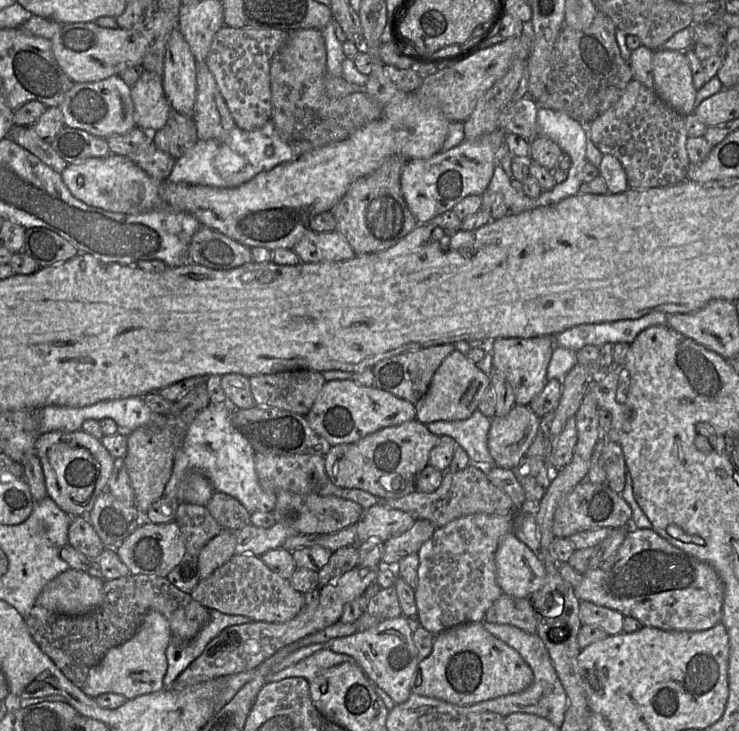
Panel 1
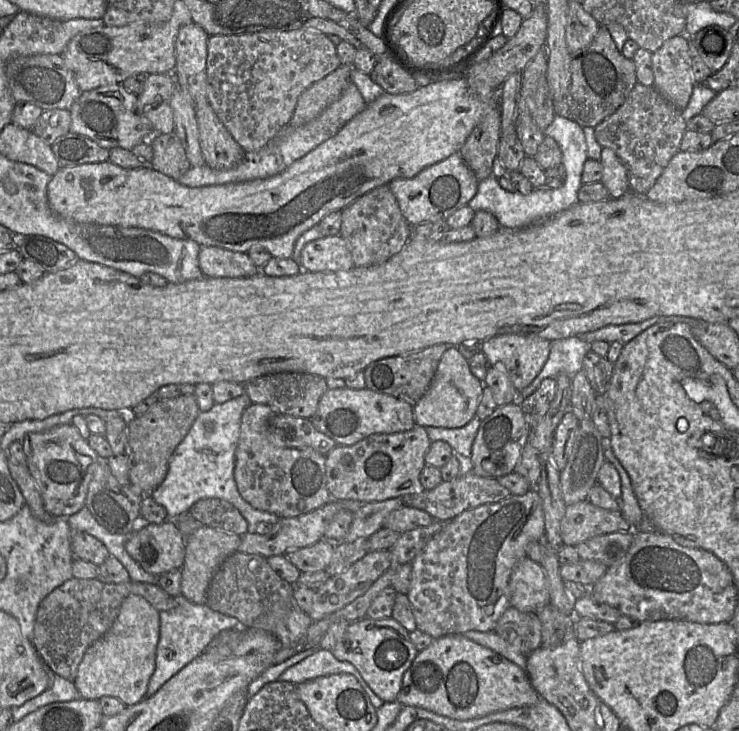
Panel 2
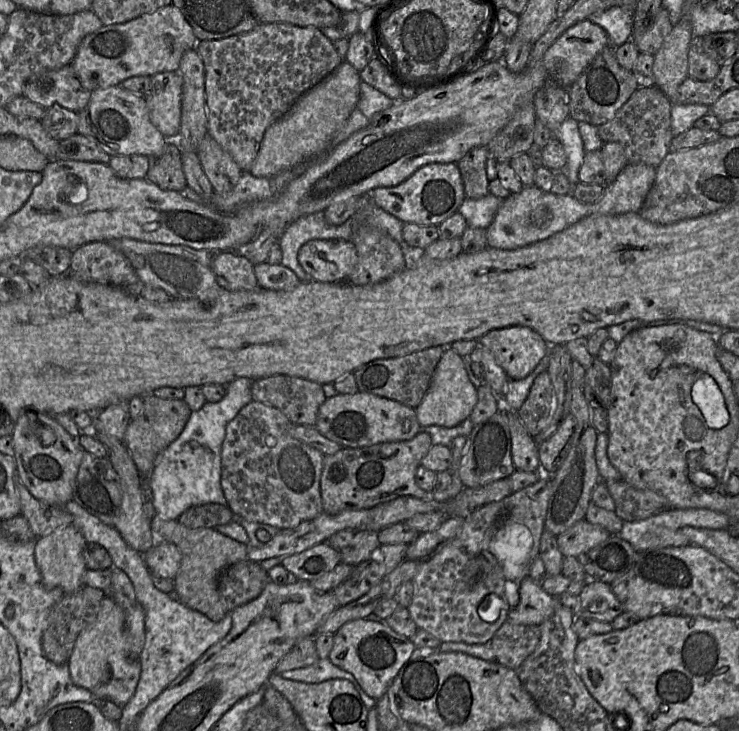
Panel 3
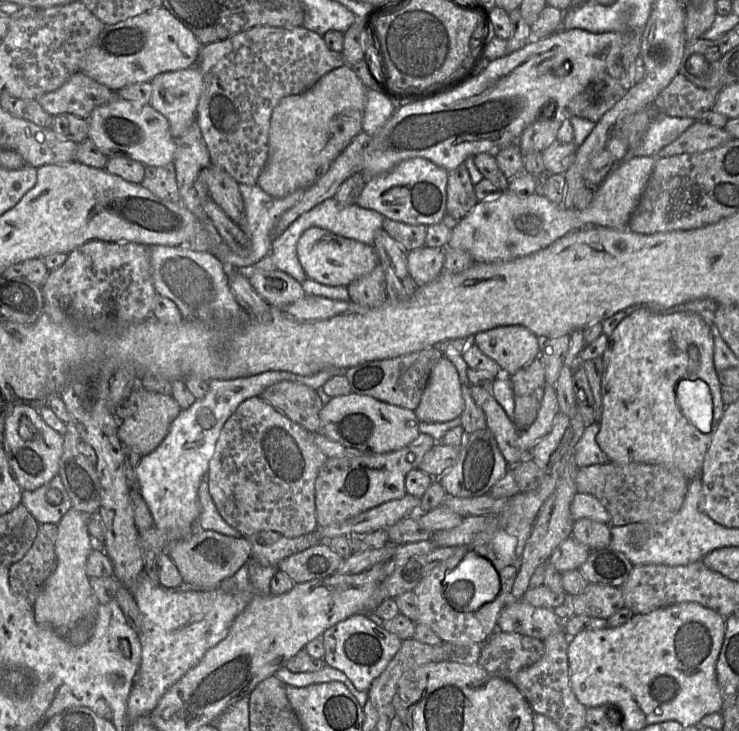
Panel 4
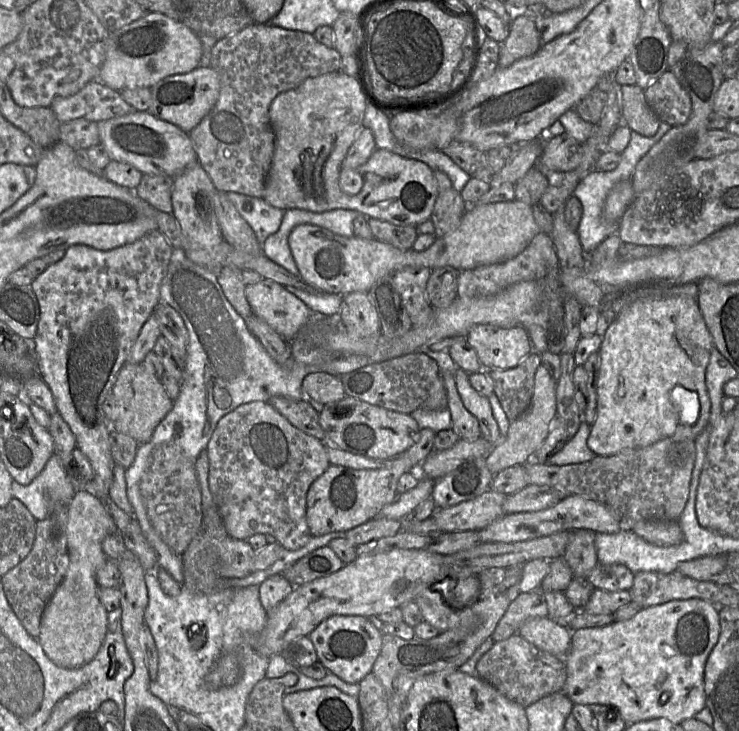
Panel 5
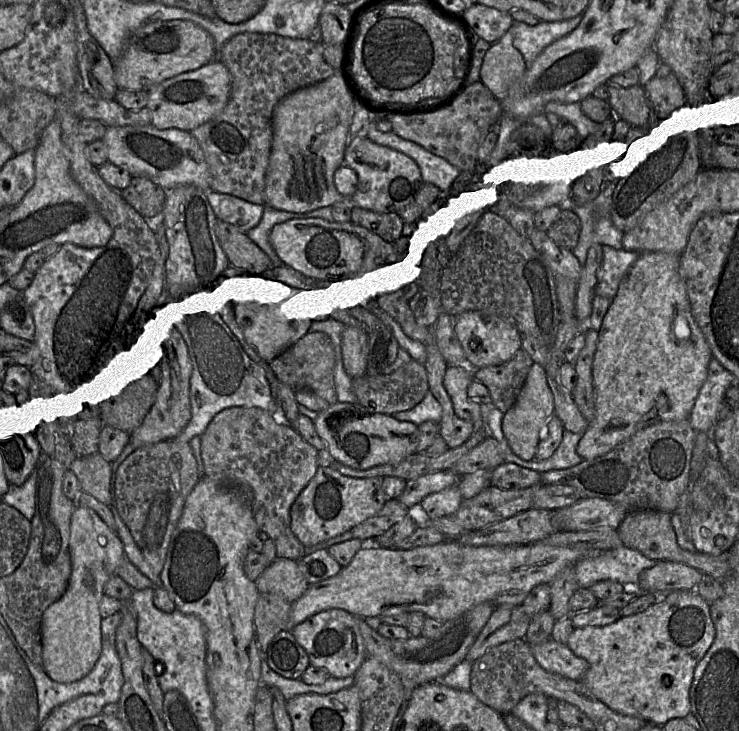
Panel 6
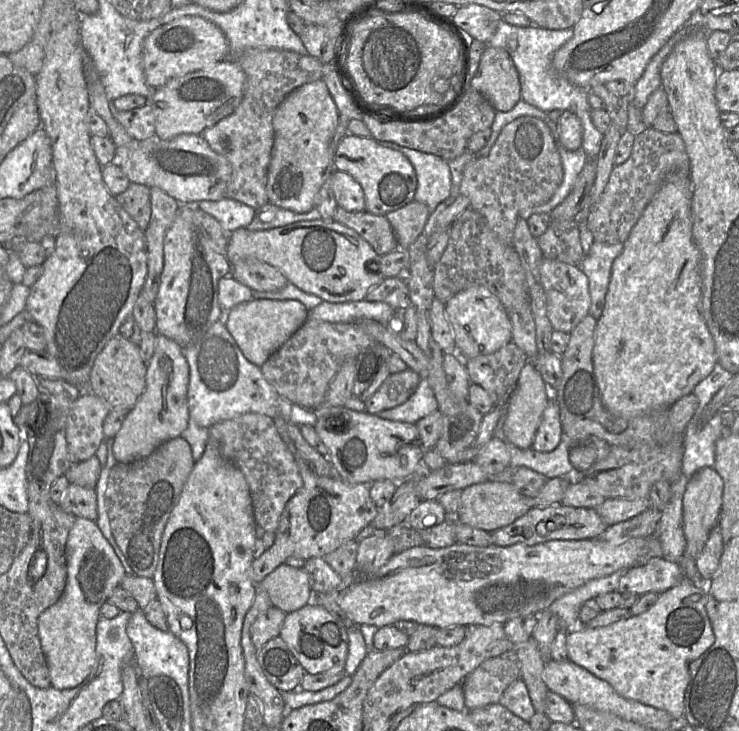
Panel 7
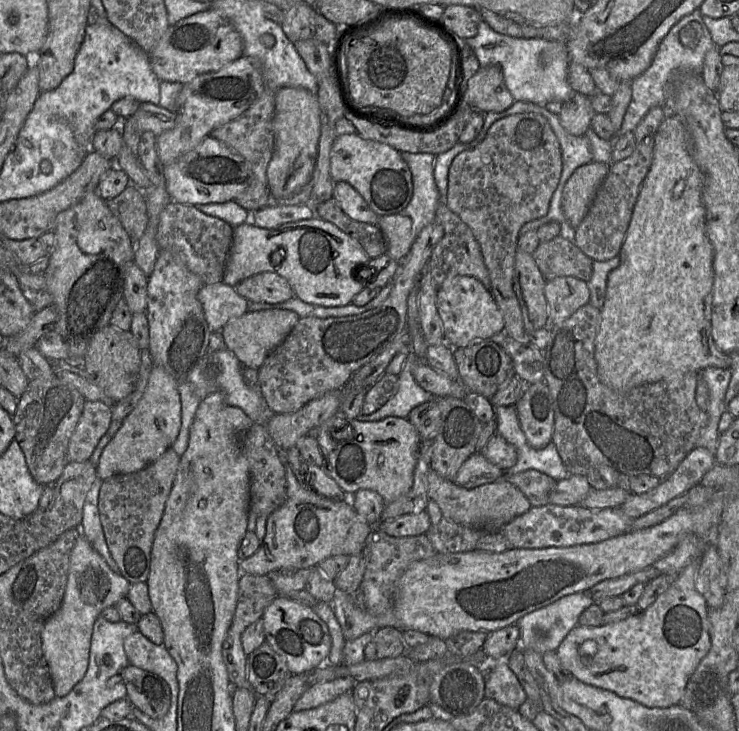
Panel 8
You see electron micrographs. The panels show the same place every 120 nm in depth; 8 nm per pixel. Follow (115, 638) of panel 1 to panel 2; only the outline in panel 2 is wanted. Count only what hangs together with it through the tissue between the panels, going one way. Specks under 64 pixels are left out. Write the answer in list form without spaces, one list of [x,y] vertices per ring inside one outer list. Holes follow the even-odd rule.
[[[70,578],[49,593],[38,606],[32,638],[32,644],[45,665],[55,675],[73,682],[86,650],[111,628],[123,600],[129,595],[141,596],[157,611],[169,610],[175,605],[174,597],[158,584],[132,580],[115,584]]]

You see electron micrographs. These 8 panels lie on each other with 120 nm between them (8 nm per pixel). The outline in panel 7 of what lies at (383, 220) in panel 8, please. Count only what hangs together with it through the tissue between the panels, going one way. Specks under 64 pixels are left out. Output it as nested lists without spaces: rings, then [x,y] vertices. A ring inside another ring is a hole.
[[[413,200],[384,216],[394,231],[398,248],[407,250],[422,233],[430,212],[425,204]]]

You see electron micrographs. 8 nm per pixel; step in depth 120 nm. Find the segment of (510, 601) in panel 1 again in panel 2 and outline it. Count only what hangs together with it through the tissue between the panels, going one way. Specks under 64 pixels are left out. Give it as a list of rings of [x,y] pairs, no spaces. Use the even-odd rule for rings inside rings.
[[[510,605],[494,631],[515,651],[526,656],[541,646],[541,622],[535,612],[522,612]]]

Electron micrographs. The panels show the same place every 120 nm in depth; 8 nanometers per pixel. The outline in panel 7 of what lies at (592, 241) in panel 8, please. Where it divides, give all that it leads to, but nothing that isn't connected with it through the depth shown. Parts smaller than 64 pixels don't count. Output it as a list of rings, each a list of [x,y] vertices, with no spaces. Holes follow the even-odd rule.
[[[651,126],[636,135],[629,158],[614,166],[602,195],[590,208],[587,227],[594,241],[609,245],[624,243],[665,177],[675,170],[690,175],[689,157],[678,132],[663,133]]]

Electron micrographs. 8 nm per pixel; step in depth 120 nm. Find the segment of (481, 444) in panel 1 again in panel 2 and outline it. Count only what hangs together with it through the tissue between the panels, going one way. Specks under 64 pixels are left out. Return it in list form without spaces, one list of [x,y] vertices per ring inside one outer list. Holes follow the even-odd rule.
[[[474,417],[468,424],[460,428],[424,427],[429,439],[434,442],[447,442],[457,455],[470,458],[472,445],[477,435],[481,420]]]

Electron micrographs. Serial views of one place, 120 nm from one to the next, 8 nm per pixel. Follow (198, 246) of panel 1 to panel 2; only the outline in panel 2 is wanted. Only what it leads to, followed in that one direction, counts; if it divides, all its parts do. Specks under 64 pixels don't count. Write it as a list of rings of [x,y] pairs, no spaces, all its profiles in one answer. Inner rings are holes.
[[[201,246],[198,261],[203,276],[209,278],[247,278],[260,271],[247,253],[220,247]]]

